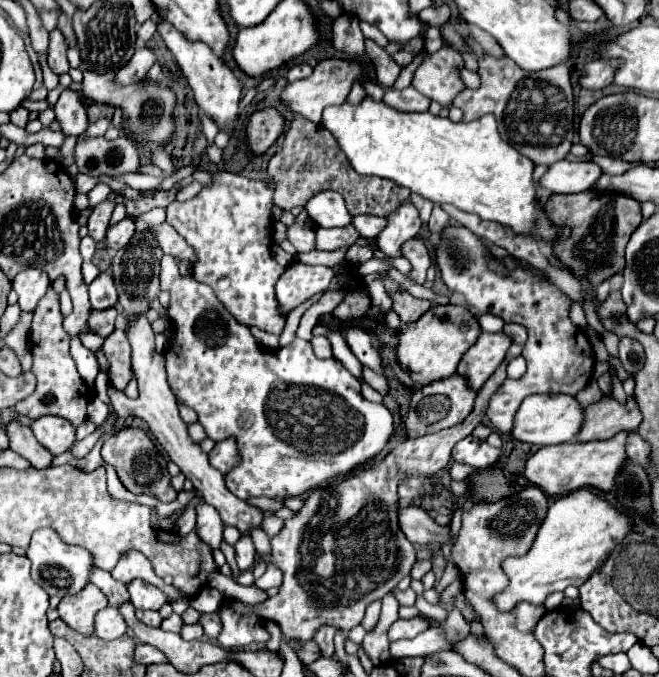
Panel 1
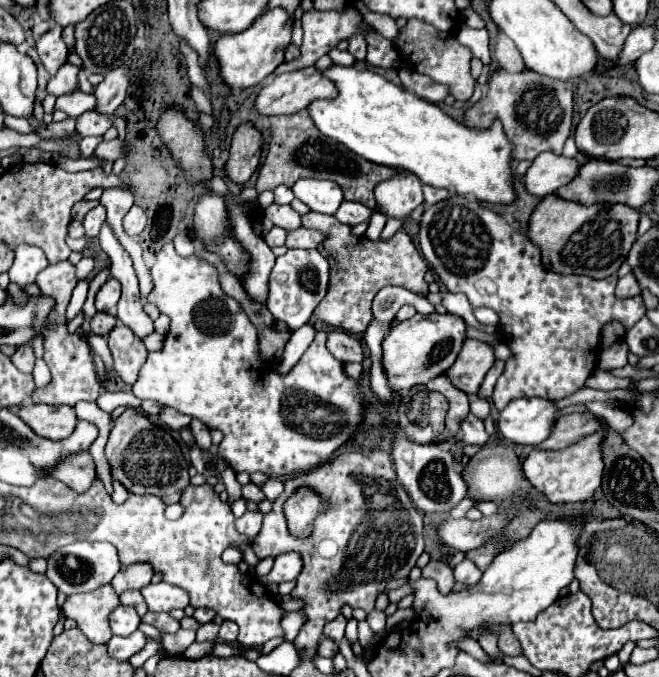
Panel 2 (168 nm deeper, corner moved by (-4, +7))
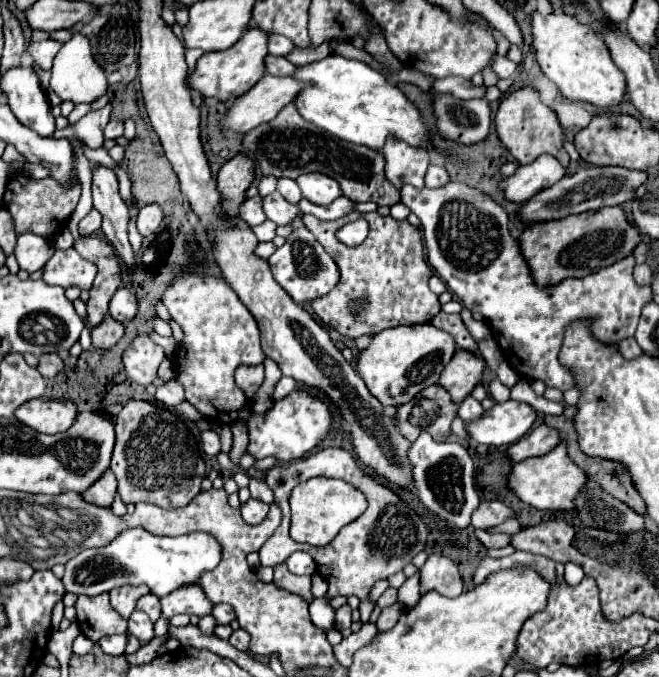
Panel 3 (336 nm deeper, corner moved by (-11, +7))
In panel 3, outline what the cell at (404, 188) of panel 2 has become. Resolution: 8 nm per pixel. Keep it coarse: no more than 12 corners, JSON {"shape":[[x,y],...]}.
{"shape":[[387,139],[381,151],[395,189],[425,185],[429,153]]}

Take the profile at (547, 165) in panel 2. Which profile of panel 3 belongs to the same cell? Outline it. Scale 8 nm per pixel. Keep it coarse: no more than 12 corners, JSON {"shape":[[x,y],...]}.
{"shape":[[553,155],[521,165],[501,181],[505,197],[525,203],[565,177]]}

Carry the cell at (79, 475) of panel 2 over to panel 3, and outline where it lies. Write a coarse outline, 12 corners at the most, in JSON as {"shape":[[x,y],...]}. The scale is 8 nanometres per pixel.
{"shape":[[107,469],[83,493],[83,499],[111,507],[117,491],[115,475]]}

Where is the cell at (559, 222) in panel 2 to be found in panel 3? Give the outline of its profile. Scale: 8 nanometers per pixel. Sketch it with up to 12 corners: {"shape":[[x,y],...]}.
{"shape":[[623,207],[529,225],[537,285],[585,277],[641,241]]}

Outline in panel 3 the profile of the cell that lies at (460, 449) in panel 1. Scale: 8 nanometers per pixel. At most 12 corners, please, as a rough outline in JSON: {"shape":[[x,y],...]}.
{"shape":[[467,397],[459,405],[459,417],[465,423],[479,419],[483,407],[477,399]]}

